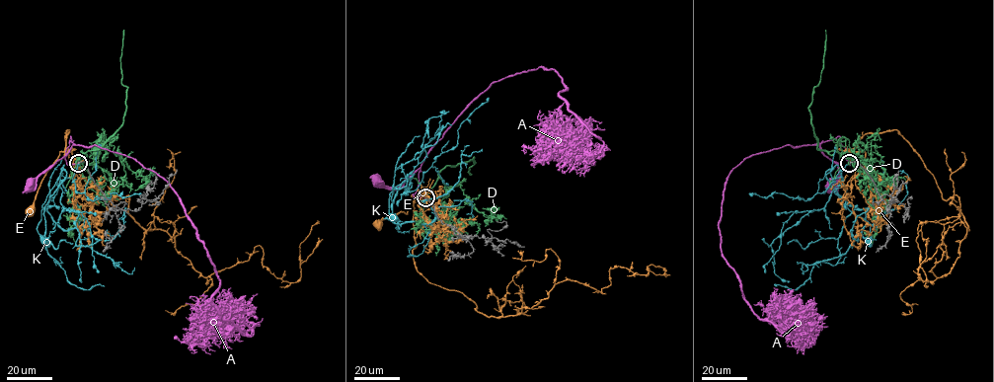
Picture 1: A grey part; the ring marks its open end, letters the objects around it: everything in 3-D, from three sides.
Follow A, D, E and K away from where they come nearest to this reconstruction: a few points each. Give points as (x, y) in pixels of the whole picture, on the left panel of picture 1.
A: (78, 162), (67, 165), (65, 159), (70, 136), (73, 144), (69, 151), (28, 185)
D: (77, 161), (87, 151), (95, 150), (122, 123), (127, 88), (121, 83), (120, 67), (123, 30)
E: (80, 162), (69, 150), (60, 151), (30, 210)
K: (79, 162), (73, 177), (61, 180), (58, 186), (57, 179), (63, 165), (42, 204), (38, 232), (45, 240)

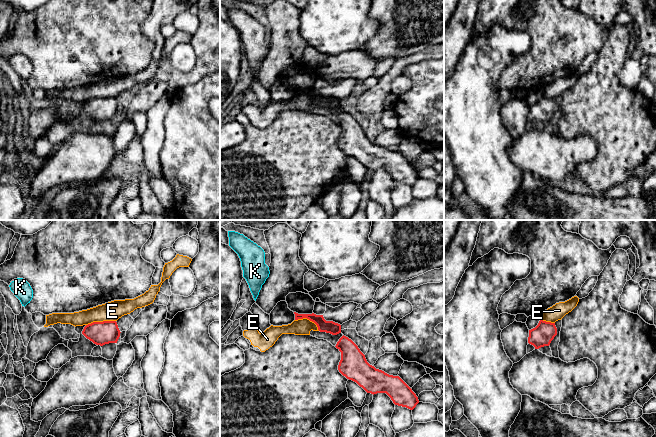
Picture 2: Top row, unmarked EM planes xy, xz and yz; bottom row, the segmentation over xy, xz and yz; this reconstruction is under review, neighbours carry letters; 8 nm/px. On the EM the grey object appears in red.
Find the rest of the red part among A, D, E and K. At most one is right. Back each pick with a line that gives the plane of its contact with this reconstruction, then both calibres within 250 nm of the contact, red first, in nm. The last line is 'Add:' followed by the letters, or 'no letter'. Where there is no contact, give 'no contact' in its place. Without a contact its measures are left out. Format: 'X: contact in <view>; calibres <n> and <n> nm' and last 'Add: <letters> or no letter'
A: no contact
Add: A

